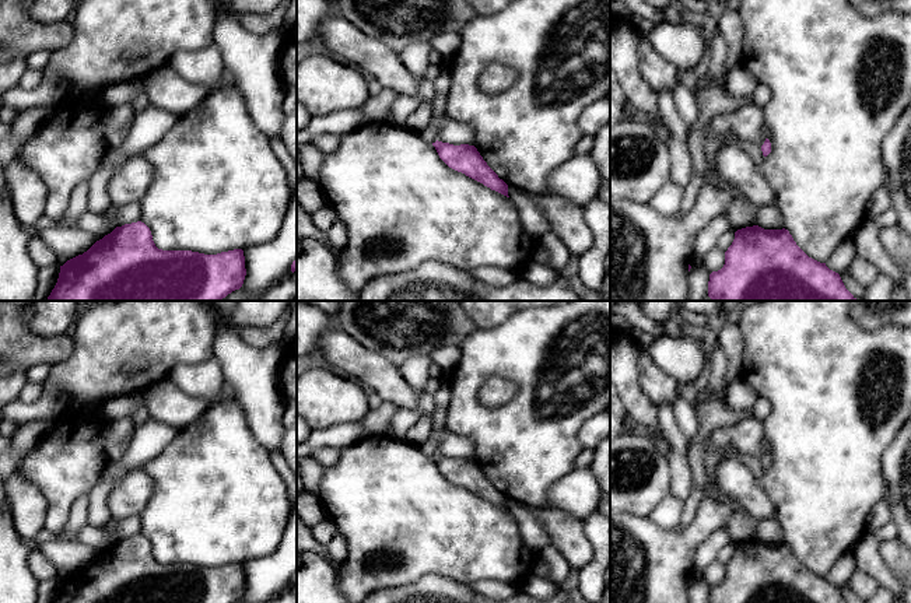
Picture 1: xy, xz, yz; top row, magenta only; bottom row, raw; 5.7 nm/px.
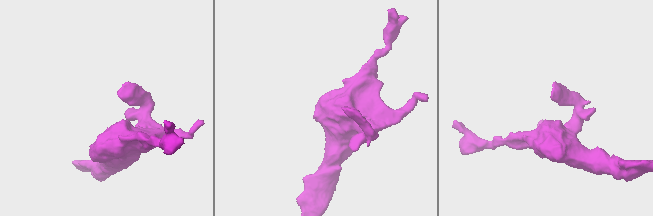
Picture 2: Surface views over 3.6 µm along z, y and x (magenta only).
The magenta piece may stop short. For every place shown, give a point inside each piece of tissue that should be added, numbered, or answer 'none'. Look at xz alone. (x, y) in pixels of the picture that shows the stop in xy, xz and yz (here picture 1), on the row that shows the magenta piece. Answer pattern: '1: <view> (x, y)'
1: xz (430, 133)

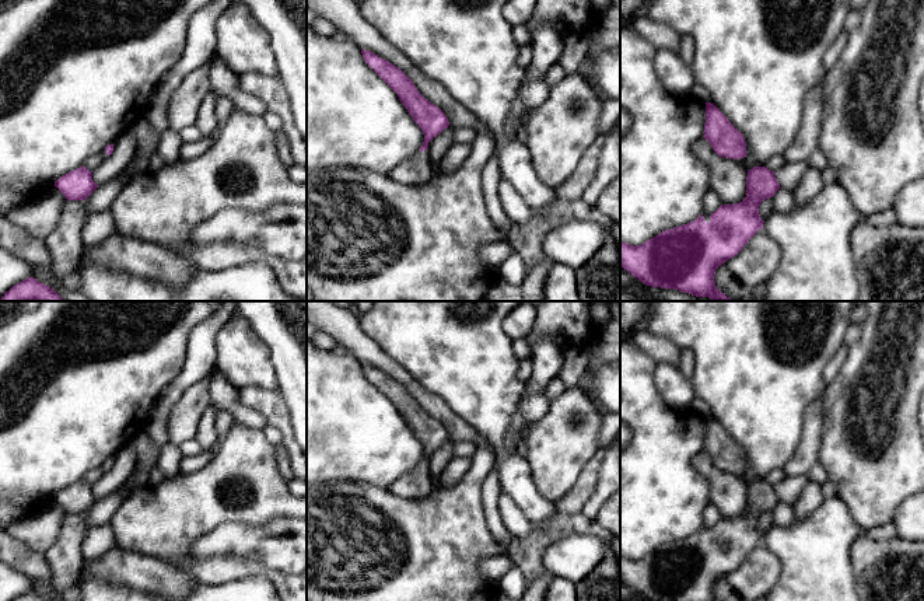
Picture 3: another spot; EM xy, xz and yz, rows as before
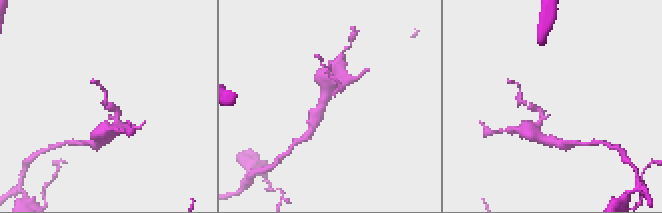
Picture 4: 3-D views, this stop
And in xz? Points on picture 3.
1: xz (416, 170)

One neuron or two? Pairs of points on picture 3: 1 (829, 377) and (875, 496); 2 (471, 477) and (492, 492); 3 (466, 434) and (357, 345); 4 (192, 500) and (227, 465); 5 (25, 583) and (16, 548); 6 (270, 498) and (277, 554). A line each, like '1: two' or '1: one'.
1: two
2: two
3: one
4: one
5: two
6: two

